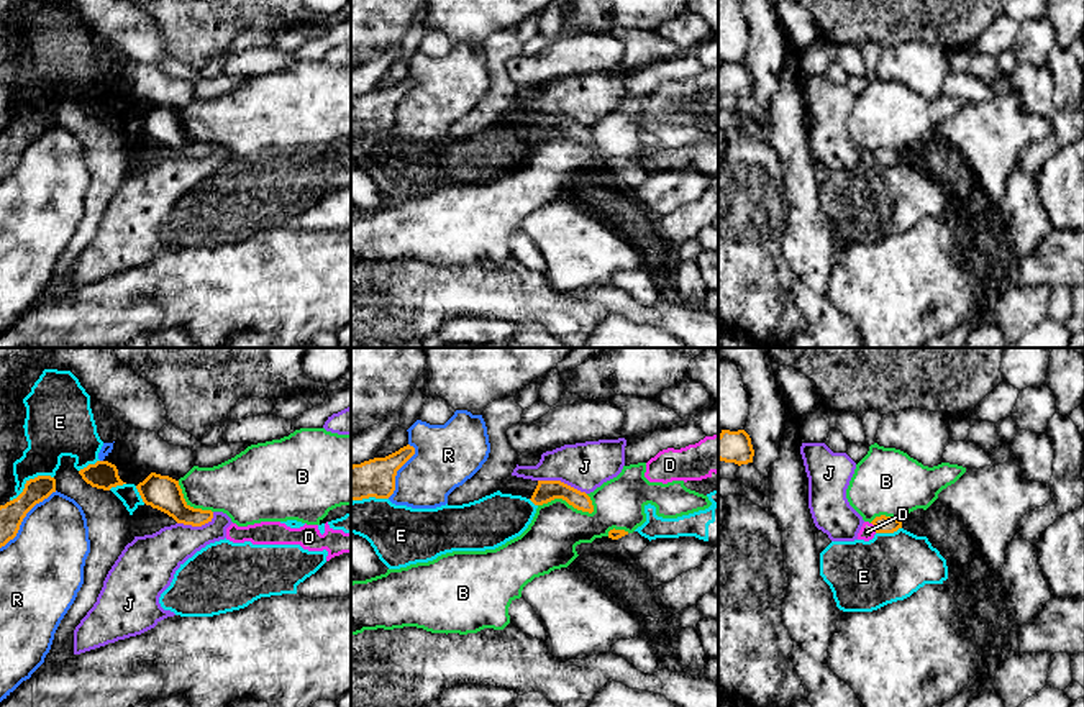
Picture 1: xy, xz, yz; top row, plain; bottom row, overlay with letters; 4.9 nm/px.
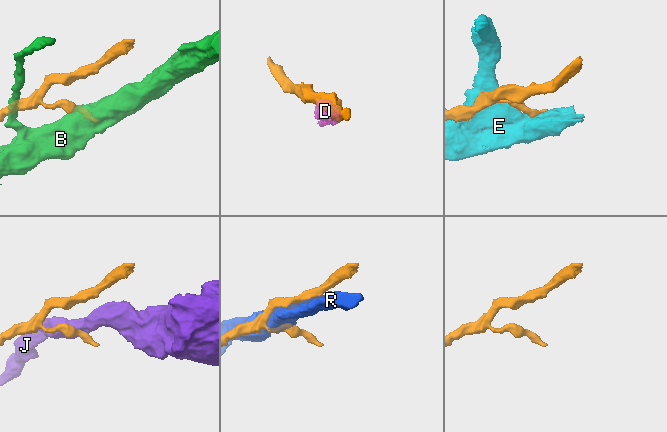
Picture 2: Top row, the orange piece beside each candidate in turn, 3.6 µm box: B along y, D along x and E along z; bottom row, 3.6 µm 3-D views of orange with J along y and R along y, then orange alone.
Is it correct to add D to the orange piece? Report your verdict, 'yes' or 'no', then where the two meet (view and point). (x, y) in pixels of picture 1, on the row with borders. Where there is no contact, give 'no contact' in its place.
no; meets orange in yz at (874, 527)

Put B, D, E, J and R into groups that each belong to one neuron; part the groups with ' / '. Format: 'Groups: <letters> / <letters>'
Groups: B / D E / J / R

